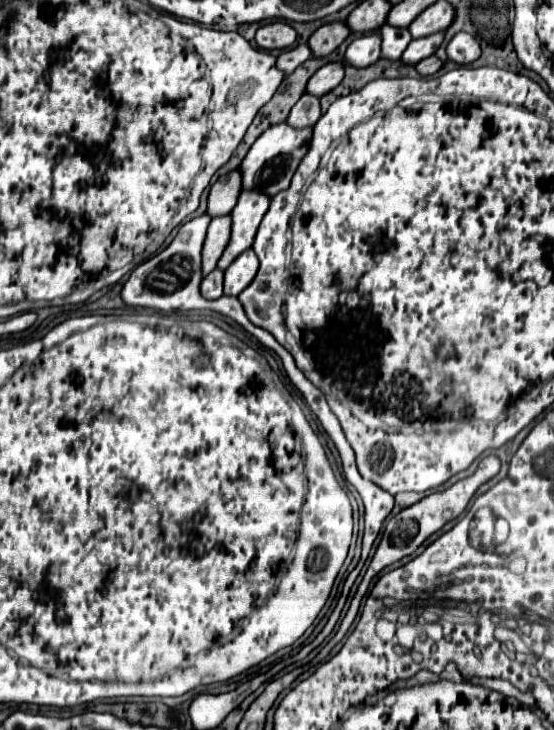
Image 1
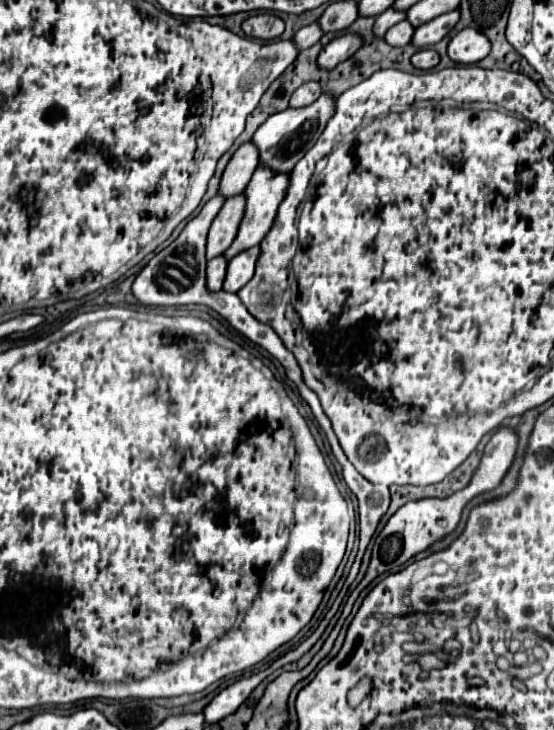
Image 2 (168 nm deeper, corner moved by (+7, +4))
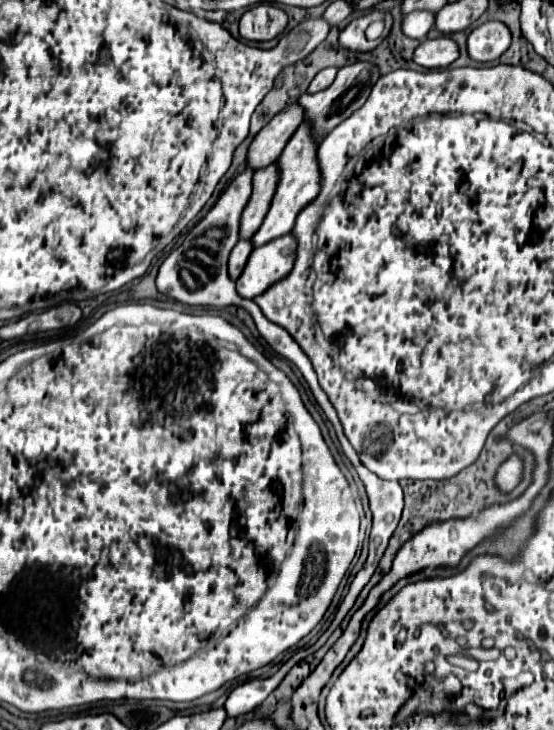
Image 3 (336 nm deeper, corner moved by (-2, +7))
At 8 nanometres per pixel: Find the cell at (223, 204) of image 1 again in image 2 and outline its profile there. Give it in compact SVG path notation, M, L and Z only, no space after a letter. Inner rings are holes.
M252 141L240 145L224 169L224 175L220 181L220 193L224 197L240 195L248 185L248 179L252 179L258 163L260 163L258 147Z

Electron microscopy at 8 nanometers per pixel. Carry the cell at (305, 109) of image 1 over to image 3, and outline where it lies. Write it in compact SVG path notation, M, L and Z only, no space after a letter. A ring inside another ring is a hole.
M325 68L325 70L321 70L321 72L313 78L313 82L309 84L307 92L313 94L313 92L321 92L321 90L329 88L329 86L333 84L333 80L335 80L335 74L337 74L337 68Z

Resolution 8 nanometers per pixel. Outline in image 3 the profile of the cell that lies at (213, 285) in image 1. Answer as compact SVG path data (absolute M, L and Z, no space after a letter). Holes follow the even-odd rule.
M239 240L239 242L235 244L233 252L229 254L229 276L231 276L233 280L237 280L239 274L243 272L243 266L245 266L251 250L253 250L253 246L251 246L249 240Z

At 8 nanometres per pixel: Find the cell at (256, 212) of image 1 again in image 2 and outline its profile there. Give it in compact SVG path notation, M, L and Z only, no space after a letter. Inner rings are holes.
M260 165L252 177L252 181L248 183L244 195L246 195L246 213L244 213L244 219L240 223L240 231L232 243L232 247L224 253L224 257L230 261L232 257L236 257L238 253L258 245L266 233L272 229L272 223L276 219L276 213L278 213L278 207L280 203L284 201L286 197L286 191L288 191L288 185L290 185L290 175L288 173L274 173L270 167L266 165Z

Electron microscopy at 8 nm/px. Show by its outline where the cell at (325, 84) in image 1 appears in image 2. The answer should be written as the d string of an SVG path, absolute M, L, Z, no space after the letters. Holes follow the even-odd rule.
M342 33L336 39L332 39L318 55L318 63L322 69L332 69L338 63L350 59L360 47L362 47L362 37L358 33Z

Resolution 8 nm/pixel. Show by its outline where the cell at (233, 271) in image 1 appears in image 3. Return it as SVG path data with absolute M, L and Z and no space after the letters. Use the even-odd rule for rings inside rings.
M291 234L255 248L237 280L237 292L243 298L255 298L273 282L289 274L295 260L295 240Z

